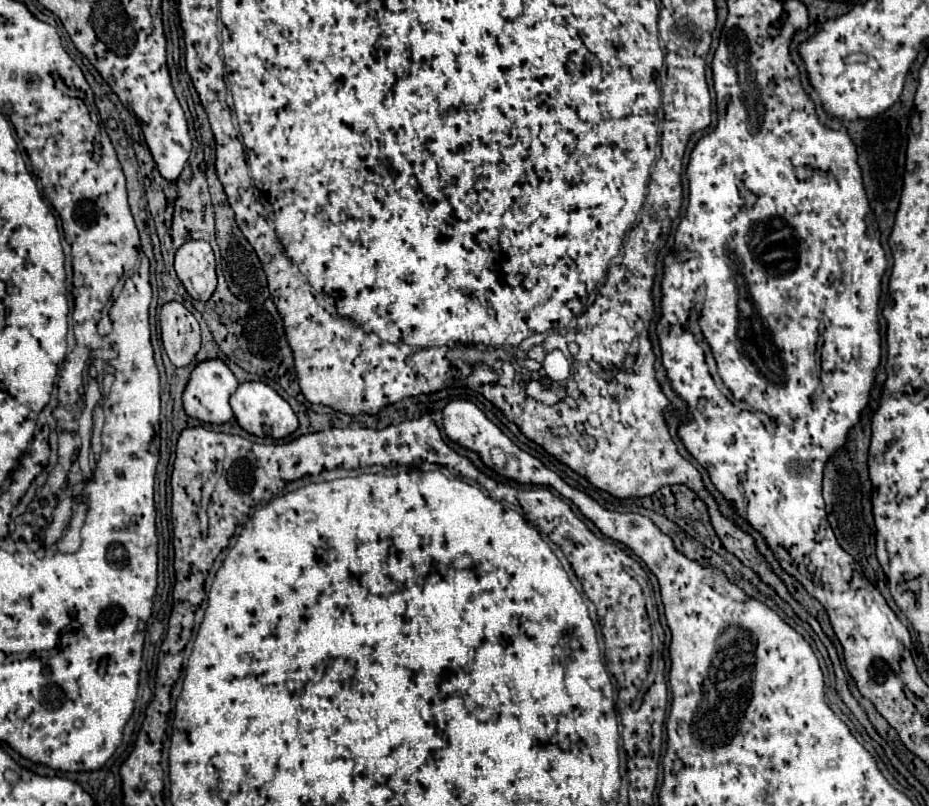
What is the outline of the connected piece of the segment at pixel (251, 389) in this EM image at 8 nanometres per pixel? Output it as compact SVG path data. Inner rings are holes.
M241 383L239 389L235 391L235 395L231 397L231 409L235 413L237 423L251 435L255 437L273 437L273 439L283 439L291 433L297 431L297 415L293 413L291 405L277 395L269 385L265 383Z

